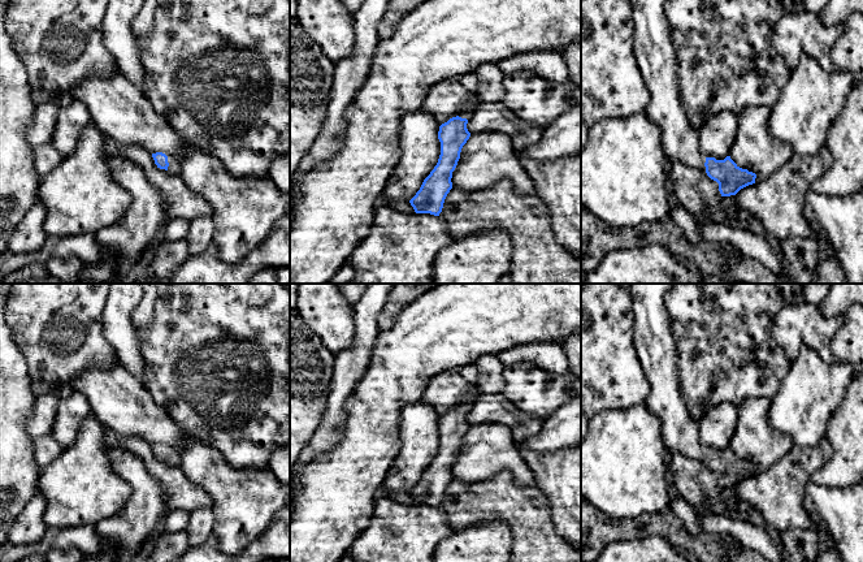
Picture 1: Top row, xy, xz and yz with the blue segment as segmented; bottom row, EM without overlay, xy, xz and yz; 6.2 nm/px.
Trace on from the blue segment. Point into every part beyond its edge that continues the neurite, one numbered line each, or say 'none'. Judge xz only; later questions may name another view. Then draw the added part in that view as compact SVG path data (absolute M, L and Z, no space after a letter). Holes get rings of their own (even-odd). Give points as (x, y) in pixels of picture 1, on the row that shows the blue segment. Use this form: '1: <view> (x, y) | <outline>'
1: xz (471, 106) | M476 99L476 100L469 100L467 104L465 104L465 108L459 112L459 117L461 118L467 118L469 120L474 112L474 109L481 104L482 101L480 99Z

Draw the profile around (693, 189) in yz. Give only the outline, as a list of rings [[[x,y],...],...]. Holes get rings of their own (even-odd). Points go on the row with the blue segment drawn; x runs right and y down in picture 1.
[[[669,159],[669,182],[677,202],[695,219],[725,224],[734,229],[746,230],[747,225],[737,216],[729,217],[723,207],[719,183],[706,172],[684,165],[676,159]]]

